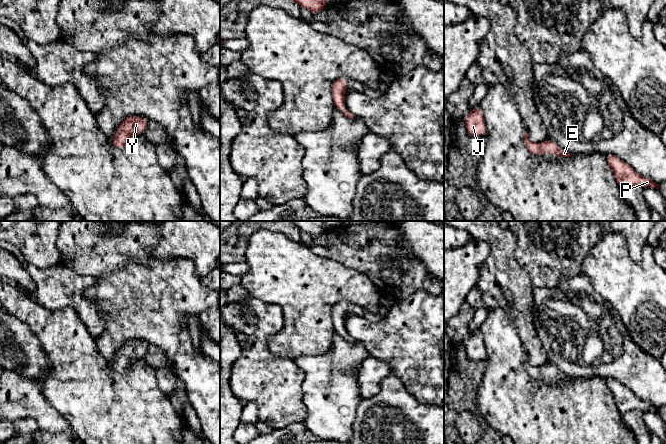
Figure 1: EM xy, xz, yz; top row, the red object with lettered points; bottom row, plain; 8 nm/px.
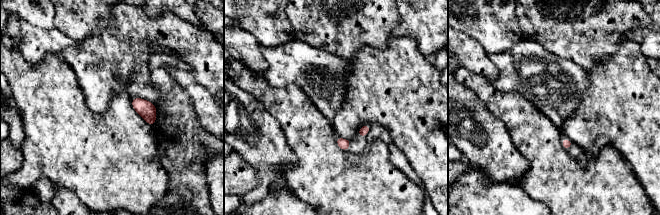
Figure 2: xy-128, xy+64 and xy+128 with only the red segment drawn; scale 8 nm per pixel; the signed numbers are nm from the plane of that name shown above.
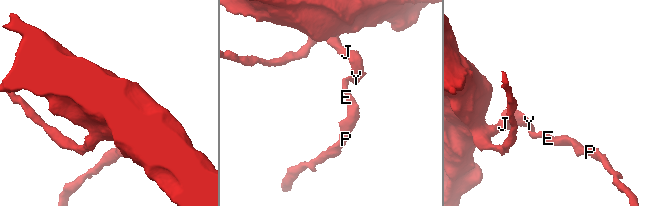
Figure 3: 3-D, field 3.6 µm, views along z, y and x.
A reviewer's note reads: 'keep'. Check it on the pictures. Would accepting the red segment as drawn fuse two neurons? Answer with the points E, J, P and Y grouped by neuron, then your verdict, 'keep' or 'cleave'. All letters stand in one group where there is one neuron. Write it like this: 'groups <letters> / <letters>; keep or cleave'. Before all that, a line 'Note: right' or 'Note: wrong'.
Note: right
groups E J P Y; keep

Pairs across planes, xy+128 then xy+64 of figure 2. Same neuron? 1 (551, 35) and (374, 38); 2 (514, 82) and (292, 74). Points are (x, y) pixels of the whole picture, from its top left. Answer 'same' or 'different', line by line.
1: same
2: same

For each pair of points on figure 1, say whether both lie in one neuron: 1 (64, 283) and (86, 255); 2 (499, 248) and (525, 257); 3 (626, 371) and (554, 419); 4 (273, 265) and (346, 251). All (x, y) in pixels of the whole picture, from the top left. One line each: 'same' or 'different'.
1: different
2: different
3: different
4: different

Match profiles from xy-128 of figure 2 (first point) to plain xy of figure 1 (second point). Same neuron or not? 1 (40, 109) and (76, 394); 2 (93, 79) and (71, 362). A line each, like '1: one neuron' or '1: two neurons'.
1: one neuron
2: two neurons

